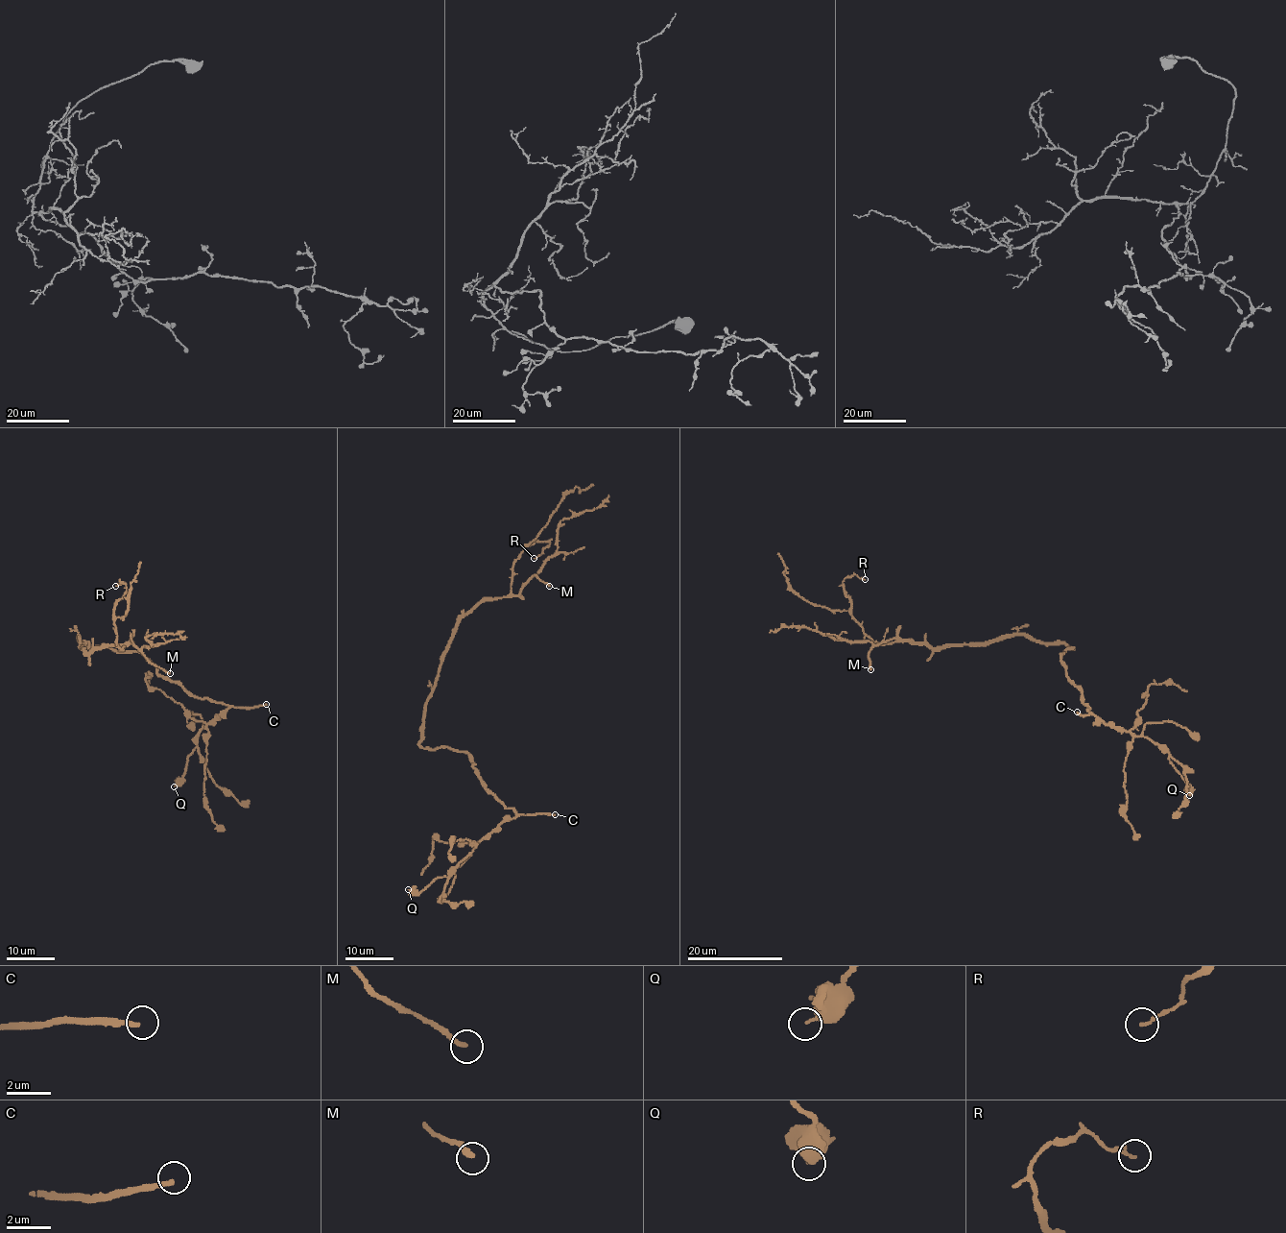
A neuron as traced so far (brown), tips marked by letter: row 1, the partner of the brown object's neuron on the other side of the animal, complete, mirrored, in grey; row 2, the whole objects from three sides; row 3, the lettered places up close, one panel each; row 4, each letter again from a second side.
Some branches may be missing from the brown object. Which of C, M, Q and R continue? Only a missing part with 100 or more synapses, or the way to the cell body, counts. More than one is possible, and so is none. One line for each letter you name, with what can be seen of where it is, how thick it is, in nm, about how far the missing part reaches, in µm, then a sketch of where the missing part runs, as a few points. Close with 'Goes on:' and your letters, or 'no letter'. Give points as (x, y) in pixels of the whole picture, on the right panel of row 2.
C: Place: (1077, 712). Thickness 200 nm. Missing length about 130 µm. Course of what is missing: (1077, 712), (1084, 704), (1084, 718), (1009, 701), (998, 725), (985, 725), (877, 709), (858, 694)
Goes on: C

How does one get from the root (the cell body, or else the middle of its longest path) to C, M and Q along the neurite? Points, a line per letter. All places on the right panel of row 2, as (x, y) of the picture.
C: (1063, 643), (1074, 647), (1059, 654), (1061, 662), (1090, 713), (1080, 715), (1077, 712)
M: (1063, 643), (1006, 635), (986, 642), (929, 647), (891, 639), (870, 651), (870, 669)
Q: (1063, 643), (1074, 647), (1059, 654), (1083, 704), (1107, 724), (1162, 747), (1190, 785), (1189, 795)

